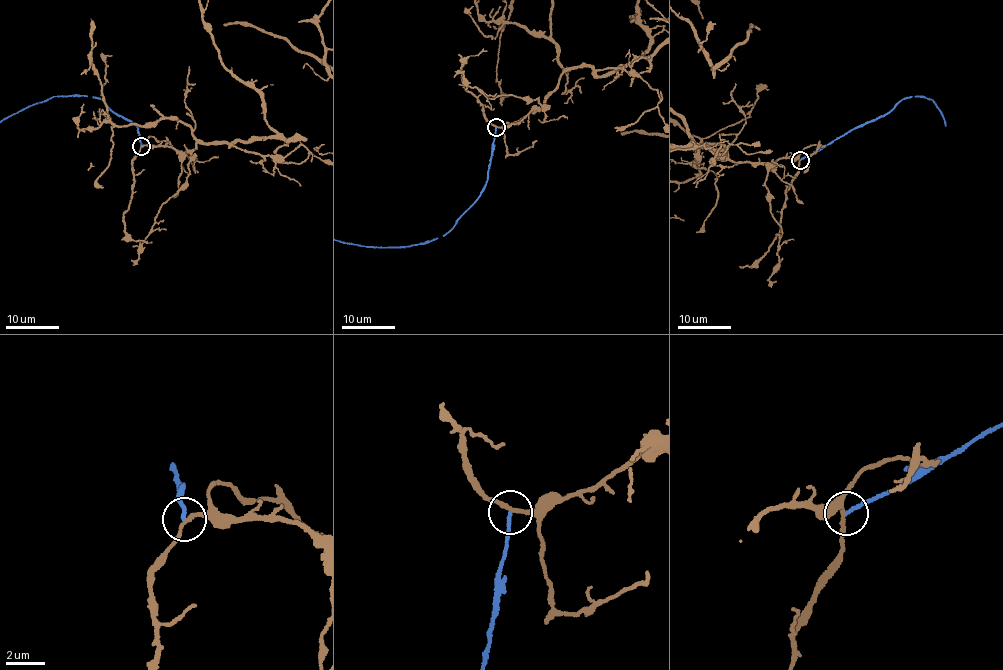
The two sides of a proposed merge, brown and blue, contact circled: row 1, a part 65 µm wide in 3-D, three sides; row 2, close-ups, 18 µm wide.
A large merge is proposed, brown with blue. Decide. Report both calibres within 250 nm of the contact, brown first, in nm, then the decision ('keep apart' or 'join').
200 nm thick on the brown side, 180 nm on the other; keep apart

